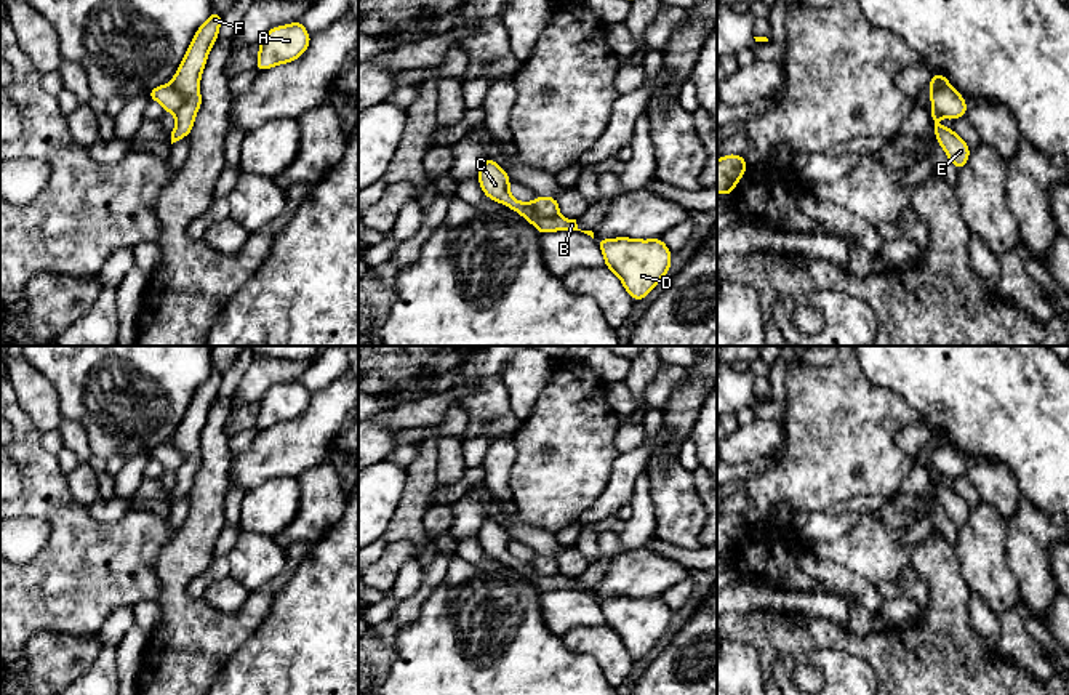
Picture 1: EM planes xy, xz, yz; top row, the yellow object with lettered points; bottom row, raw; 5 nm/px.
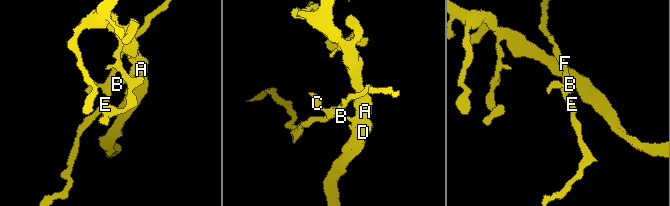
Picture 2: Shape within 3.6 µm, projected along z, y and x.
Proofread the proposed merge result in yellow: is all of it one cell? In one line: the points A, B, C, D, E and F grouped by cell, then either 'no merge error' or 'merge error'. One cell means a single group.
groups A B C D / E F; merge error

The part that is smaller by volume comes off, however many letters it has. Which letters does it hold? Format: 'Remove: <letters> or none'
Remove: E, F

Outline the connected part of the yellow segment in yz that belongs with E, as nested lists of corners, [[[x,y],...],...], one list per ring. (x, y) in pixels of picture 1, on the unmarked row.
[[[933,466],[931,472],[931,485],[935,487],[935,493],[941,506],[944,508],[949,519],[955,524],[957,528],[967,524],[970,516],[970,506],[967,501],[959,496],[952,487],[938,485],[936,477],[941,476],[941,472]]]

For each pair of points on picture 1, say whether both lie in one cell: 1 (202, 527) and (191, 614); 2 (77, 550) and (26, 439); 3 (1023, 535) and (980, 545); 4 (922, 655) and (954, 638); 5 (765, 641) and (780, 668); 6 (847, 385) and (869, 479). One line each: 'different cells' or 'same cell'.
1: same cell
2: same cell
3: different cells
4: same cell
5: different cells
6: same cell

